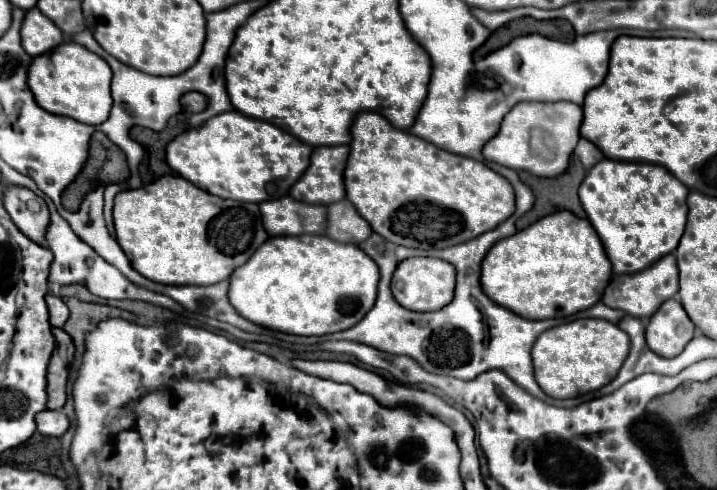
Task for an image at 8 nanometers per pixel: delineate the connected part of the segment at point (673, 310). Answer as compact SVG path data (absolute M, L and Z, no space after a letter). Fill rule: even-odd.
M670 298L650 318L646 326L646 342L656 354L674 358L692 340L694 330L696 326L686 316L682 304L676 298Z

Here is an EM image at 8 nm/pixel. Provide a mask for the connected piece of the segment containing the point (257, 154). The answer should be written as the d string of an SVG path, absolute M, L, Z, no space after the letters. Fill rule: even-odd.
M230 110L230 112L222 112L218 116L212 116L202 126L186 130L184 134L176 136L166 148L166 162L182 178L190 180L194 186L198 186L210 194L260 204L264 200L272 200L272 198L288 194L290 186L308 168L310 154L312 154L312 148L308 144L302 144L298 138L276 128L274 124L264 122L264 120L254 120L236 110Z

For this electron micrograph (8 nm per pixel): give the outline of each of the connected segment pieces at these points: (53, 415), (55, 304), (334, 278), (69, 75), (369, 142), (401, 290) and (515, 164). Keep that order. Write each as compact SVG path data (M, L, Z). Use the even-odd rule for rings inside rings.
M44 410L38 414L36 424L38 424L38 432L46 436L62 436L68 430L70 420L62 410Z
M54 294L46 296L46 304L48 304L48 310L50 310L50 324L62 328L66 324L66 320L68 320L68 314L70 314L68 306L64 304L62 298L58 298Z
M314 234L276 236L268 238L266 244L262 244L244 266L232 272L232 276L228 278L228 296L234 310L258 326L296 336L324 336L330 332L346 330L358 324L362 316L366 316L376 300L378 278L380 272L374 260L370 260L370 256L354 244L342 244L328 236Z
M64 42L44 56L36 56L28 68L28 86L34 100L50 114L62 114L84 124L102 124L112 108L112 70L98 54L76 42Z
M362 112L350 128L350 156L344 170L346 198L382 238L408 248L448 248L508 220L514 212L510 182L486 164L450 154L394 128L378 112Z
M406 258L398 264L392 276L392 294L400 306L416 312L440 310L454 298L456 270L450 262L440 258Z
M566 100L562 102L518 102L500 122L500 130L496 132L496 136L492 136L484 144L482 154L486 160L512 168L516 172L528 170L530 174L538 178L556 178L564 174L564 170L568 168L568 158L580 140L580 130L578 130L580 122L582 122L582 106L574 102L566 102ZM534 130L542 132L542 142L552 152L552 158L544 158L532 152L530 142L532 142Z

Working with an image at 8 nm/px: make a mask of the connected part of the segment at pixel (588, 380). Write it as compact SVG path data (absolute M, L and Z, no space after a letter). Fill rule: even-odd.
M578 318L540 334L532 348L536 380L552 398L576 398L600 390L618 374L628 356L628 348L630 340L616 324L596 318Z

